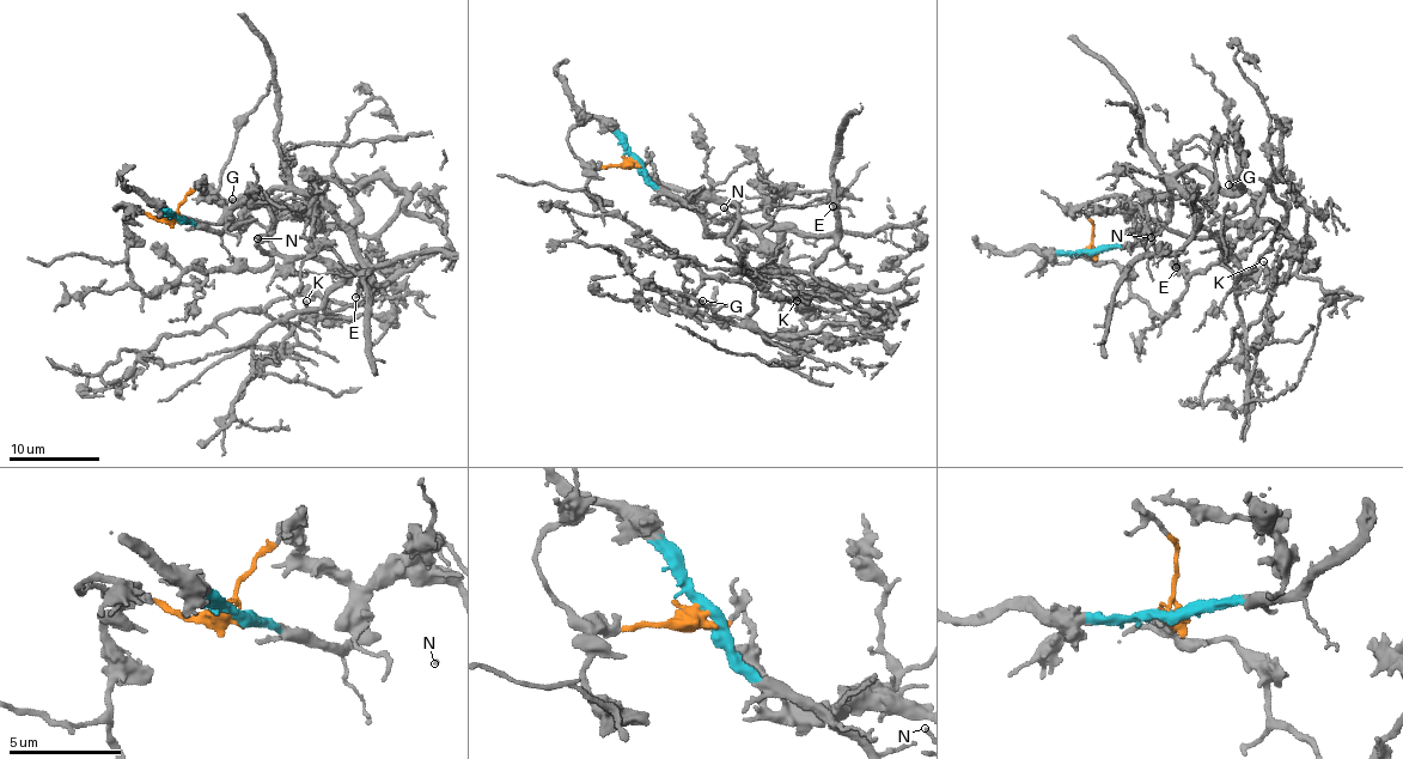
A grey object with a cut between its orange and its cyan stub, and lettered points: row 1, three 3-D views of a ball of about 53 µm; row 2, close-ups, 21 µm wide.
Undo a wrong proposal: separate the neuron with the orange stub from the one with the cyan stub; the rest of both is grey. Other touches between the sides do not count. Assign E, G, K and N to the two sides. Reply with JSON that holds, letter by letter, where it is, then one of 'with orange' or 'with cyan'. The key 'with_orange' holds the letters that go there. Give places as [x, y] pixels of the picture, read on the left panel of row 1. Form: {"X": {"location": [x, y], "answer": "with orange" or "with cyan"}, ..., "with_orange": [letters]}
{"E": {"location": [355, 297], "answer": "with cyan"}, "G": {"location": [232, 199], "answer": "with orange"}, "K": {"location": [306, 301], "answer": "with cyan"}, "N": {"location": [257, 238], "answer": "with cyan"}, "with_orange": ["G"]}

